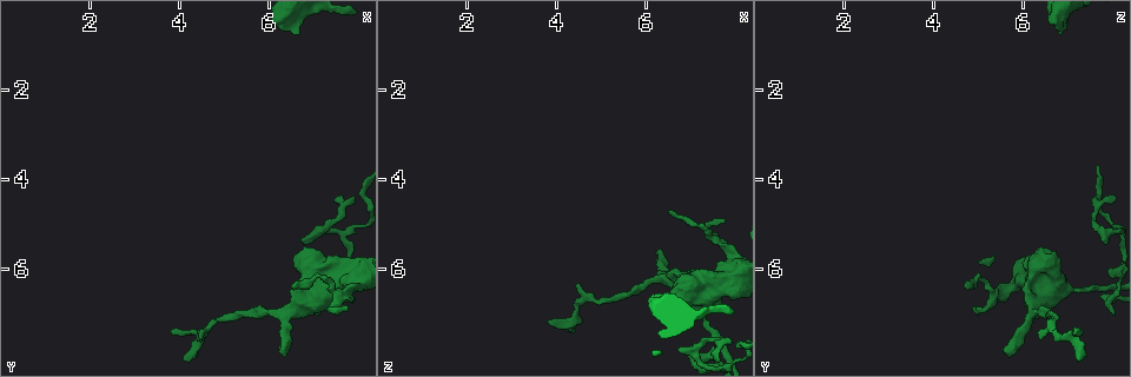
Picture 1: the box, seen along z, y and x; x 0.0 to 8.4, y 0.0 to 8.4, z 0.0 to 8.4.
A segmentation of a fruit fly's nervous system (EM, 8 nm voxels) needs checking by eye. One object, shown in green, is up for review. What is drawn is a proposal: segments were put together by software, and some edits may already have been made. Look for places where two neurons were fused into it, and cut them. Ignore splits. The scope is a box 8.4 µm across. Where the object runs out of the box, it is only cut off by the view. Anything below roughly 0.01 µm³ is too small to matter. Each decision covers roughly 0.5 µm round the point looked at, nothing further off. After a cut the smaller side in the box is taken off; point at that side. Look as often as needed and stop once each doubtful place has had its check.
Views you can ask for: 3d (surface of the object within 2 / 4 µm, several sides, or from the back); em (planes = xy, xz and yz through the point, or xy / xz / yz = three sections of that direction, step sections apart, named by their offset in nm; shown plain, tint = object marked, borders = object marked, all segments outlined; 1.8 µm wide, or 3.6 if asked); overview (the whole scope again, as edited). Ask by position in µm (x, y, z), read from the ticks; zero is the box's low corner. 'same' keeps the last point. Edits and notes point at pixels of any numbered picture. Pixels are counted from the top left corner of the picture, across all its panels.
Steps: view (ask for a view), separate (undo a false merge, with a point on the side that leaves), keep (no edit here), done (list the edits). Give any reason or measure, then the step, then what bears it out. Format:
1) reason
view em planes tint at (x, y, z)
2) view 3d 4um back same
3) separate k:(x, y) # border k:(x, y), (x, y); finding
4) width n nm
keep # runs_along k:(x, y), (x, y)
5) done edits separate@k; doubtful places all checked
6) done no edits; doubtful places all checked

abrupt turn
view em xz step 4 tint at (7.60, 4.75, 7.60)

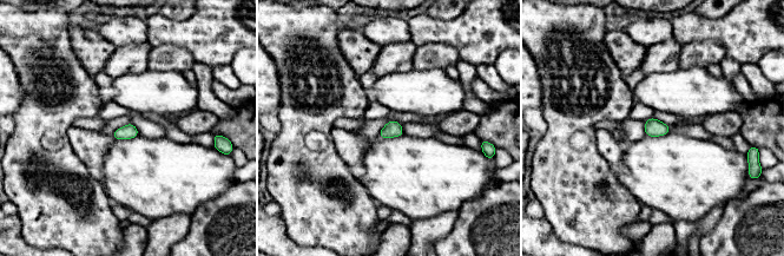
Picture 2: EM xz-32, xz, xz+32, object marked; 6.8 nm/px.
another direction
view em xy step 4 tint same

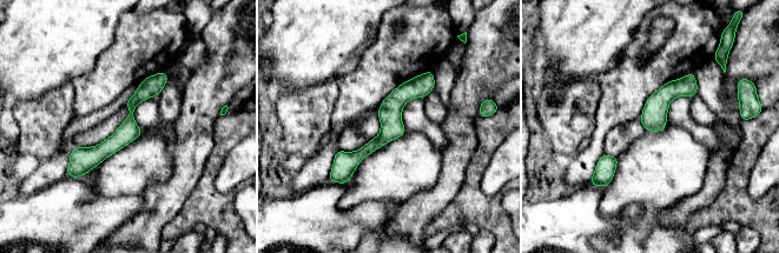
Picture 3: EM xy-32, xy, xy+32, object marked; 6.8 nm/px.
keep # runs_along 3:(429, 74), (390, 110), (390, 128), (335, 168); continuous, no second neuron

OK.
view 3d 2um at (4.50, 7.55, 7.05)

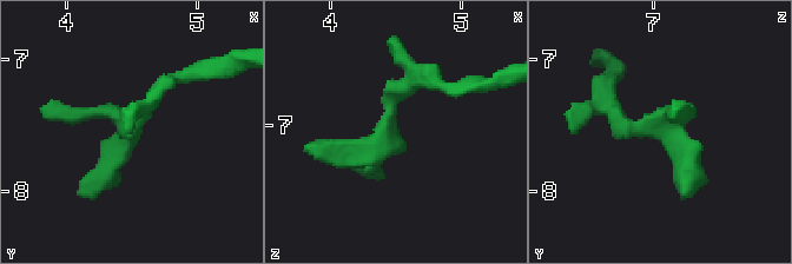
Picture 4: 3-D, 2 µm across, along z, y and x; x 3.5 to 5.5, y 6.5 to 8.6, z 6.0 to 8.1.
view em planes tint at (4.42, 7.50, 7.04)

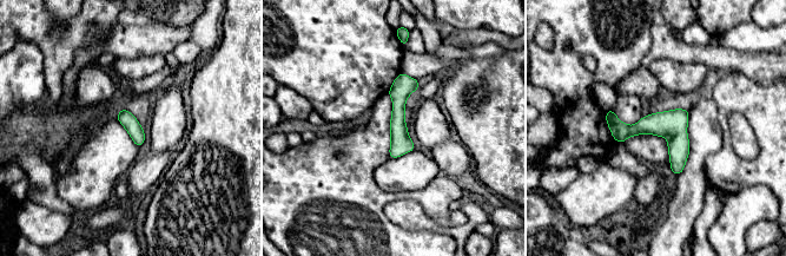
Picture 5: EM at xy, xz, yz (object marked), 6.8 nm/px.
width 110 nm
keep # runs_along 5:(608, 113), (622, 129), (662, 128), (680, 168); continuous, no second neuron

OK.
a fork
view 3d 2um back at (7.85, 6.55, 5.70)

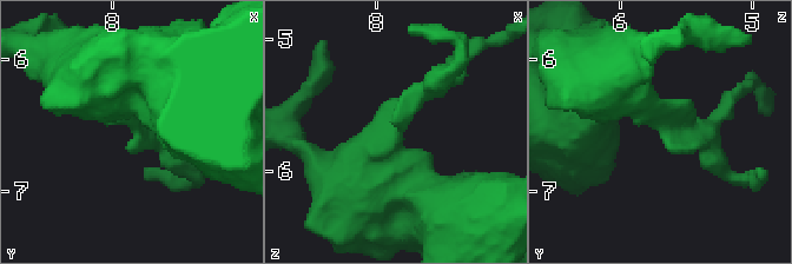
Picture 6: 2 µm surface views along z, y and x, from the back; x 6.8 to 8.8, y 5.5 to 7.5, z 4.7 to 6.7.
need the tissue
view em yz step 8 borders at (7.78, 6.52, 5.64)

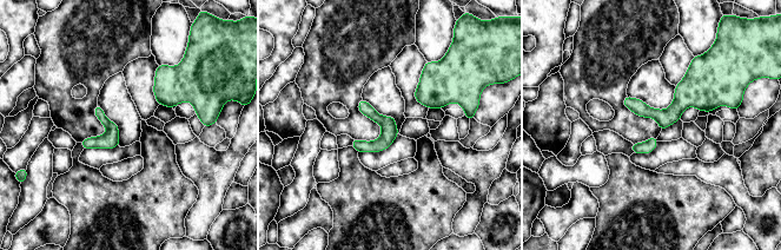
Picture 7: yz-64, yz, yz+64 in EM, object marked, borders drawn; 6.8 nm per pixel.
keep # runs_along 7:(392, 122), (377, 145), (355, 144); one neuron here

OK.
sharp bend
view 3d 4um at (7.25, 6.40, 6.85)

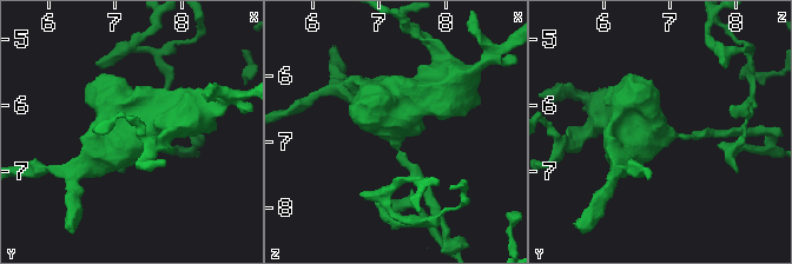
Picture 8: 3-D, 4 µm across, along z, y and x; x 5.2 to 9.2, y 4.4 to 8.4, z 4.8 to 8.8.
view em xz step 8 tint at (7.25, 6.45, 6.90)

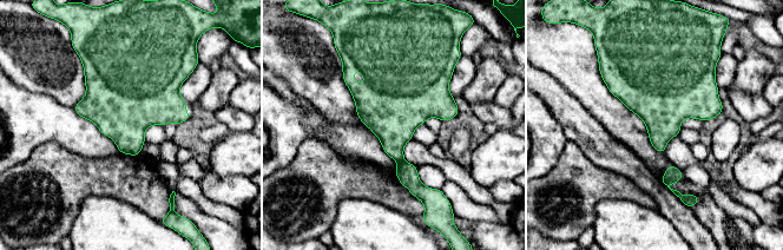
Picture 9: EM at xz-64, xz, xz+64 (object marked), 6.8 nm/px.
view em planes tint same

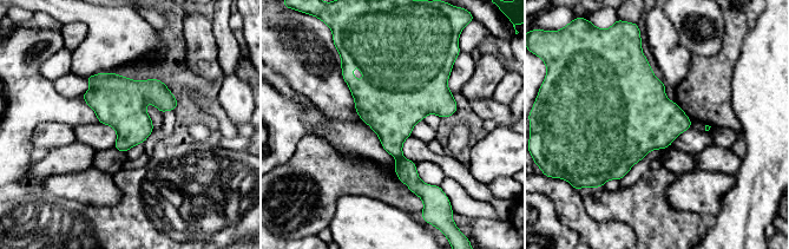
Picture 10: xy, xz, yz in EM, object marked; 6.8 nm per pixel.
separate 10:(406, 170) # border 10:(401, 156), (396, 159); two neurons meet here

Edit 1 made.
redraw
view overview

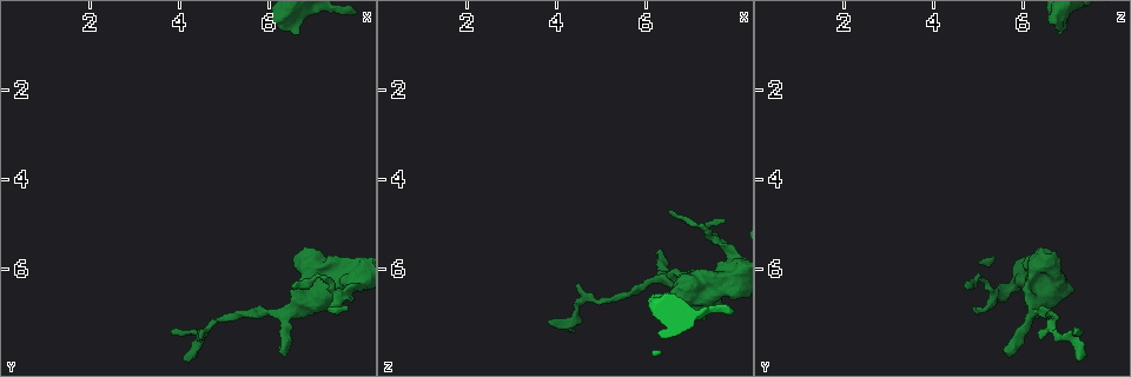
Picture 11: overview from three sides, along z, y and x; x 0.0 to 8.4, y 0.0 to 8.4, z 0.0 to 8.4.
calibre changes
view em 3.6um xz step 8 borders at (7.70, 6.25, 6.15)

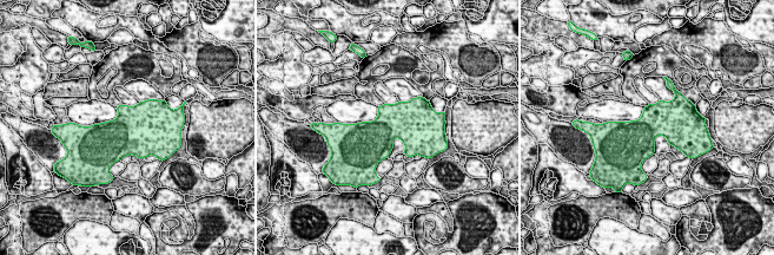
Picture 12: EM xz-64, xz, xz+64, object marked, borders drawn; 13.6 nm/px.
keep # all the same neuron

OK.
done edits separate@10; doubtful places all checked

